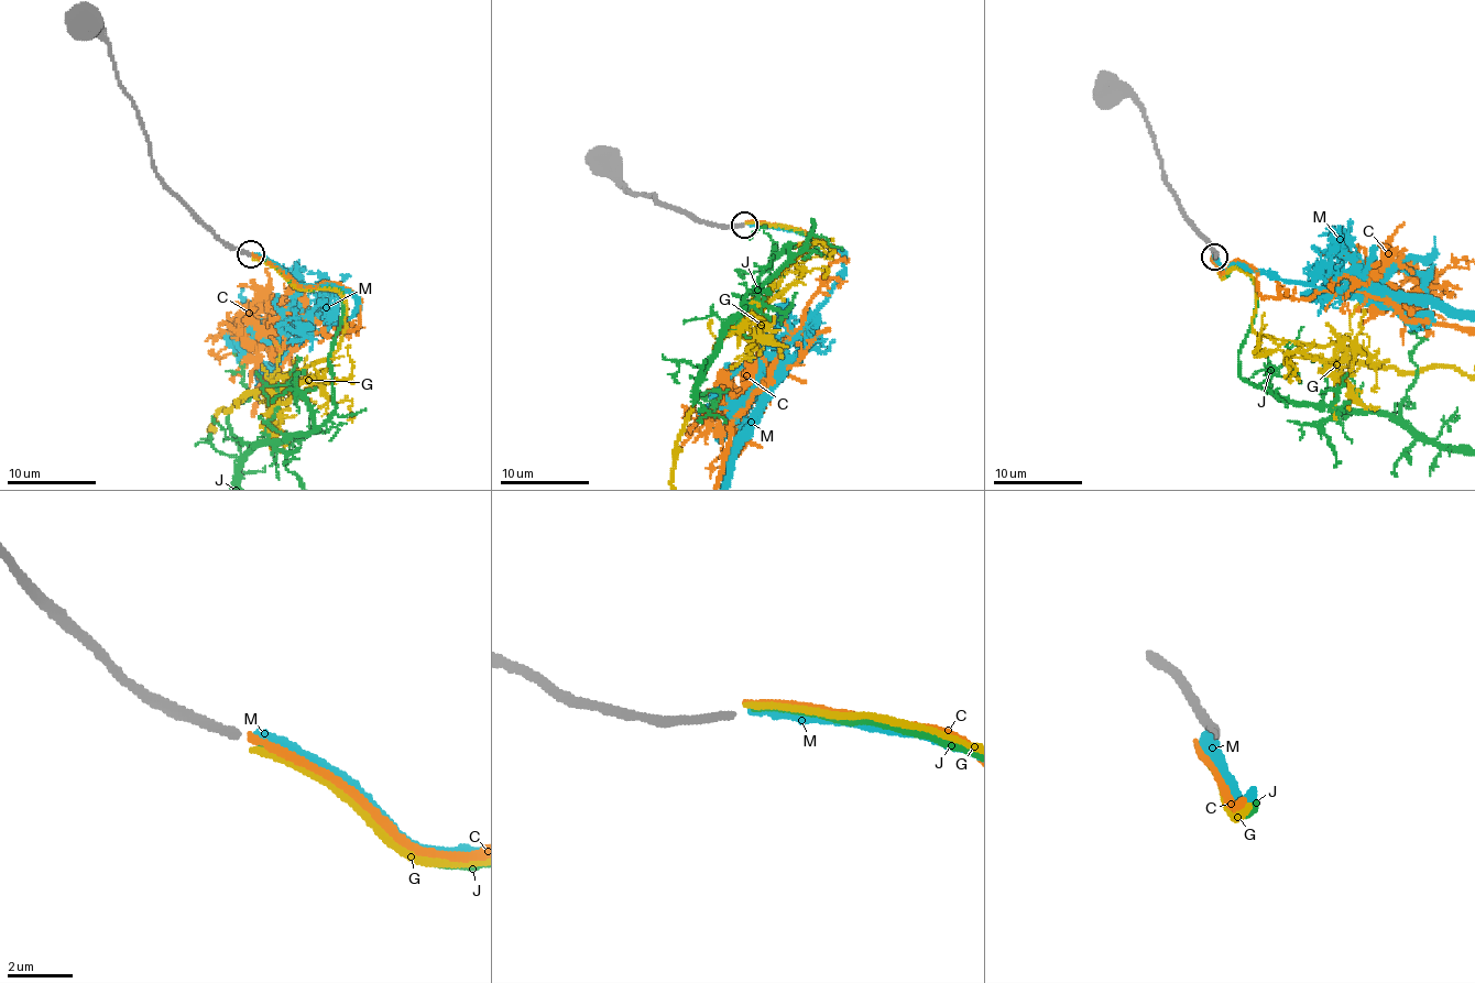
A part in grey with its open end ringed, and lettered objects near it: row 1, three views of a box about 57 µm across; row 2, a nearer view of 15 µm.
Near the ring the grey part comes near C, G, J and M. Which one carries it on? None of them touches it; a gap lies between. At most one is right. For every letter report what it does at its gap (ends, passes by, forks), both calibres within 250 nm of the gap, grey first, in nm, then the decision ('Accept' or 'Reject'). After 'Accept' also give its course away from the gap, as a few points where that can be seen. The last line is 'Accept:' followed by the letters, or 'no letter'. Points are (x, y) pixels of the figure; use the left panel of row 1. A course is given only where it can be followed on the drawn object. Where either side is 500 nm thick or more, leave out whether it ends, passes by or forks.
C: It ends there. Thickness 240 nm (grey) against 200 nm. Reject
G: It ends there. Thickness 240 nm (grey) against 180 nm. Reject
J: It ends there. Thickness 240 nm (grey) against 170 nm. Reject
M: It ends there. Thickness 240 nm (grey) against 280 nm. Accept
Accept: M

